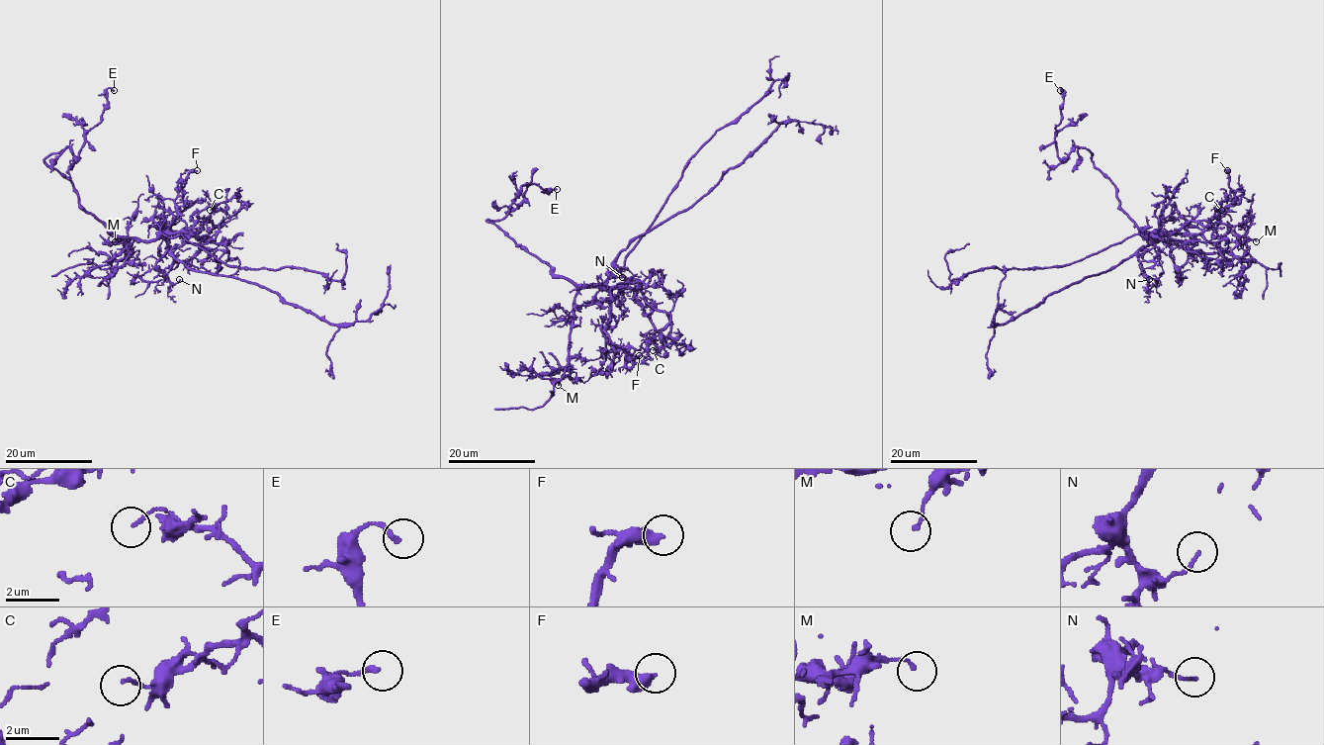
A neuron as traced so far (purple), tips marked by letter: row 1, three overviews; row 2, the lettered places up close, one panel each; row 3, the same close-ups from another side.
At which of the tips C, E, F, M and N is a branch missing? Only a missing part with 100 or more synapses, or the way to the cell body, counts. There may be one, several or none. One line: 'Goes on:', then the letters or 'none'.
Goes on: none

